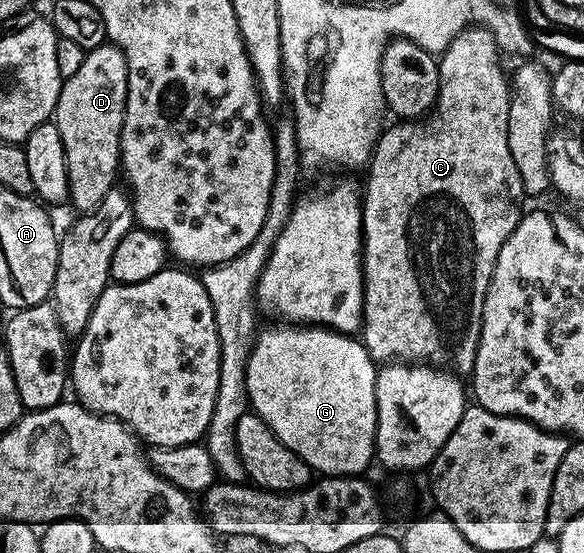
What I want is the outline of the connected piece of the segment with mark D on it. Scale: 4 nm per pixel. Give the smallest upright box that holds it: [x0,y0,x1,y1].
[53,42,128,213]

